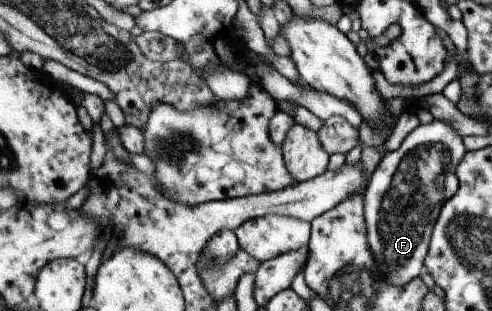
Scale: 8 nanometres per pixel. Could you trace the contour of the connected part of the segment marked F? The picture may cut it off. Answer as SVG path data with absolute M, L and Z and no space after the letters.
M436 119L431 125L419 125L405 137L396 150L386 152L373 173L365 190L365 219L368 222L369 245L372 246L378 271L383 275L387 288L407 287L425 272L423 267L426 267L425 259L428 256L433 230L444 205L459 189L457 167L468 152L459 128L456 130L451 123Z

